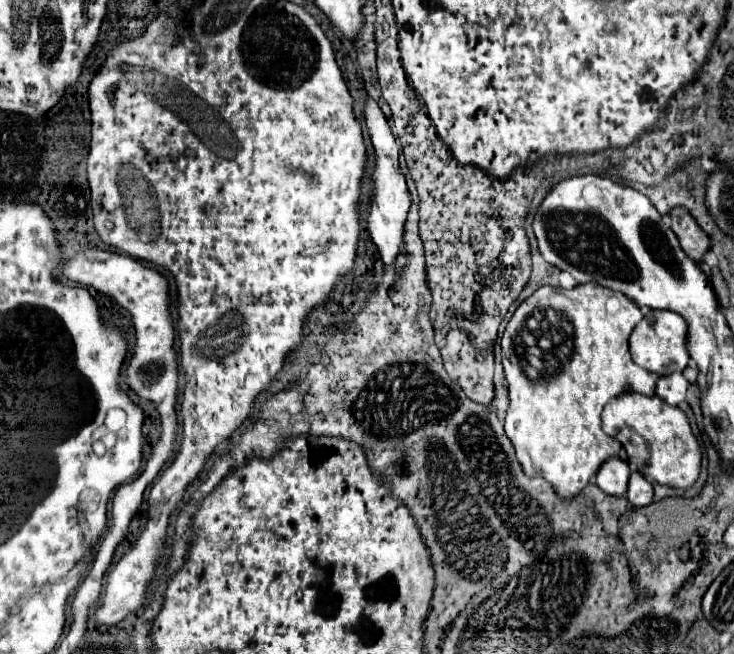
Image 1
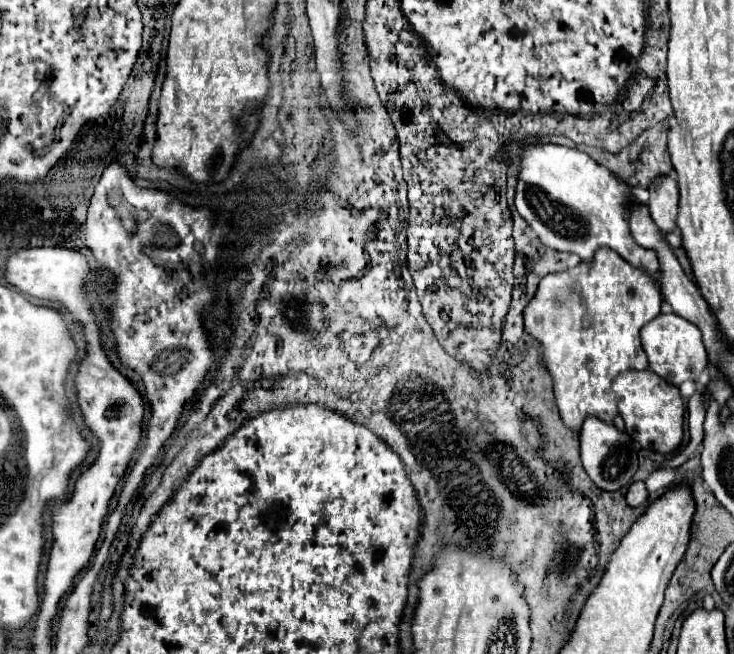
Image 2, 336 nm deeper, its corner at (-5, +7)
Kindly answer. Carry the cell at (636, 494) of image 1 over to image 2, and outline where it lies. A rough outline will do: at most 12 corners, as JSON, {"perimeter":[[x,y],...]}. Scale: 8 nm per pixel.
{"perimeter":[[642,481],[632,483],[626,493],[628,507],[640,507],[648,501]]}

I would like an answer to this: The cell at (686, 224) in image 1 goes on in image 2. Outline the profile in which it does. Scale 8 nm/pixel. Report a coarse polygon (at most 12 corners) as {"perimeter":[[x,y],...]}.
{"perimeter":[[658,177],[650,187],[650,215],[670,233],[676,227],[678,185]]}

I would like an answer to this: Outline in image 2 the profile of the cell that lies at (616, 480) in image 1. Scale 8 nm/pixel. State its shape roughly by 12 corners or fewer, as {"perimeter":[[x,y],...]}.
{"perimeter":[[586,417],[580,457],[588,477],[618,491],[638,469],[626,431]]}

